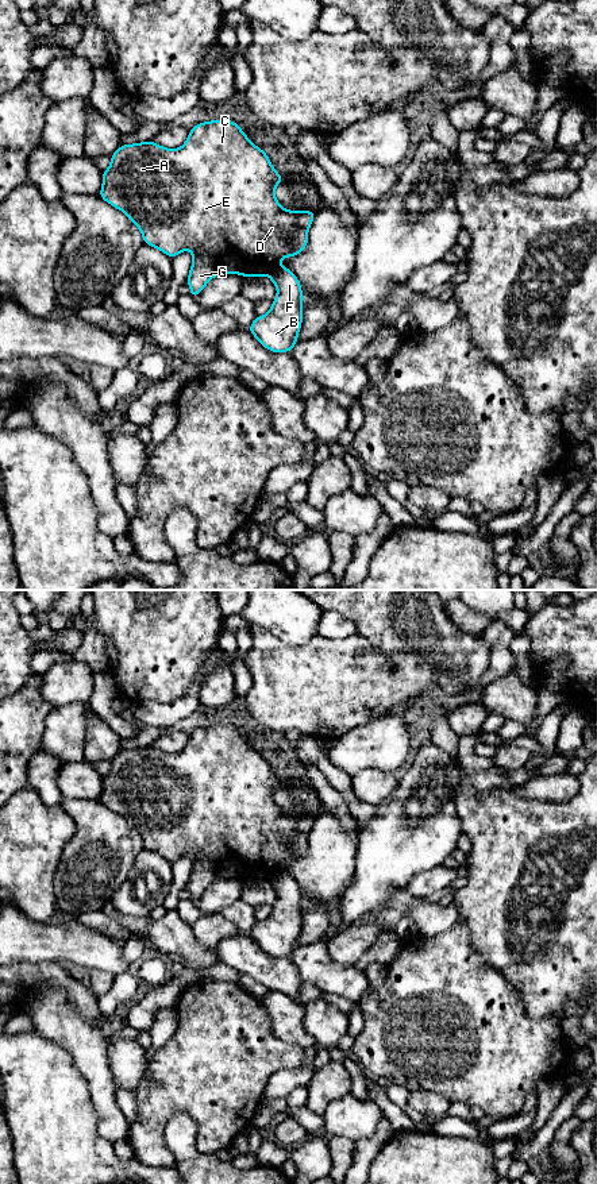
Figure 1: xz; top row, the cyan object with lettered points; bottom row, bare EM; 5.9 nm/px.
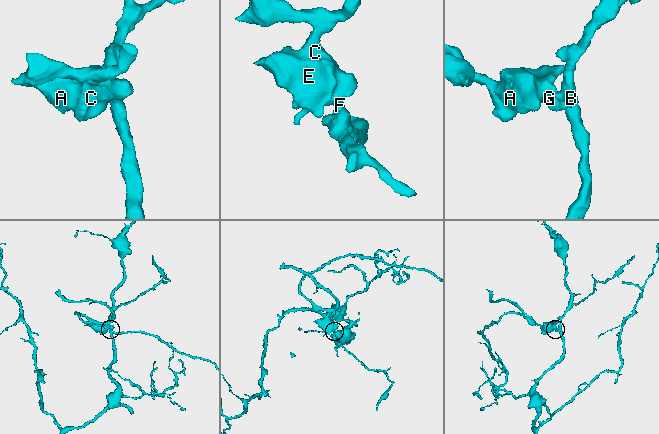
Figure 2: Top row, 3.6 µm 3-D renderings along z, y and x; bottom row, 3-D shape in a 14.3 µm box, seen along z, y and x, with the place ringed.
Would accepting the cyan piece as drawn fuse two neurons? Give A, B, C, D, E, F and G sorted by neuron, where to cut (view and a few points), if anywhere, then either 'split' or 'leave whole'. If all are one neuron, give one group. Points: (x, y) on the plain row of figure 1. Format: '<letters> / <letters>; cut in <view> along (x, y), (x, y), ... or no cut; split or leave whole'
A C D E G / B F; cut in xz along (281, 871), (277, 871), (268, 879); split

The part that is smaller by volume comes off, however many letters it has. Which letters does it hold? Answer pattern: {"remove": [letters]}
{"remove": ["A", "C", "D", "E", "G"]}

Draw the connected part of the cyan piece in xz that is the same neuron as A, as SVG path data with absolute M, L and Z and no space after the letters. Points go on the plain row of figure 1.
M211 725L205 728L196 729L190 733L186 747L180 753L165 753L159 749L155 749L153 745L134 748L134 749L122 749L111 760L111 771L103 776L103 791L99 801L111 809L112 811L120 814L127 822L140 834L143 846L147 851L155 852L165 857L169 863L177 861L184 855L190 855L193 860L192 872L186 884L186 888L190 892L190 900L196 903L204 891L216 880L216 879L242 879L246 883L269 880L277 872L278 865L286 861L298 860L305 855L308 848L308 833L311 832L315 817L312 815L286 815L284 814L274 801L274 792L281 788L284 784L282 780L277 778L271 767L267 763L266 756L261 755L250 747L246 738L240 732L232 725Z

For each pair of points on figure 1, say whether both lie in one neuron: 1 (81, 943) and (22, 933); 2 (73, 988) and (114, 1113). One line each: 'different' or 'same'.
1: same
2: different

